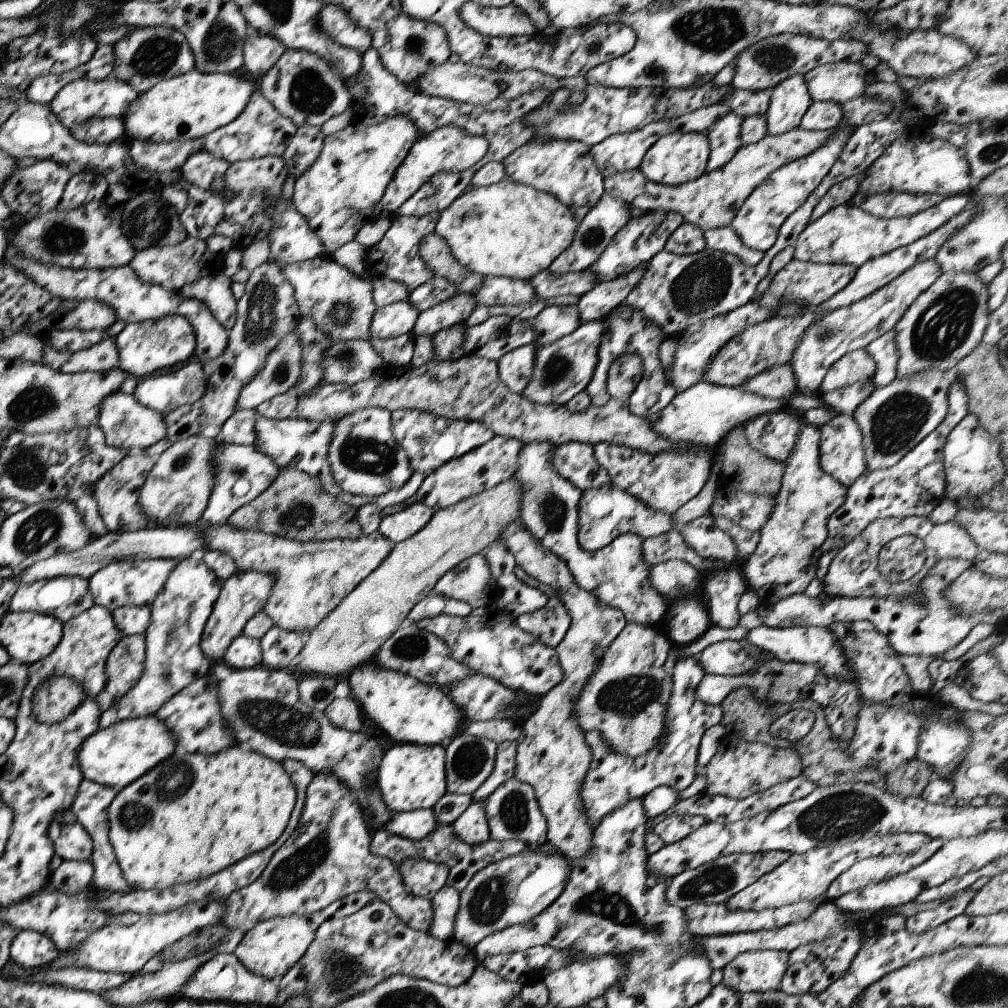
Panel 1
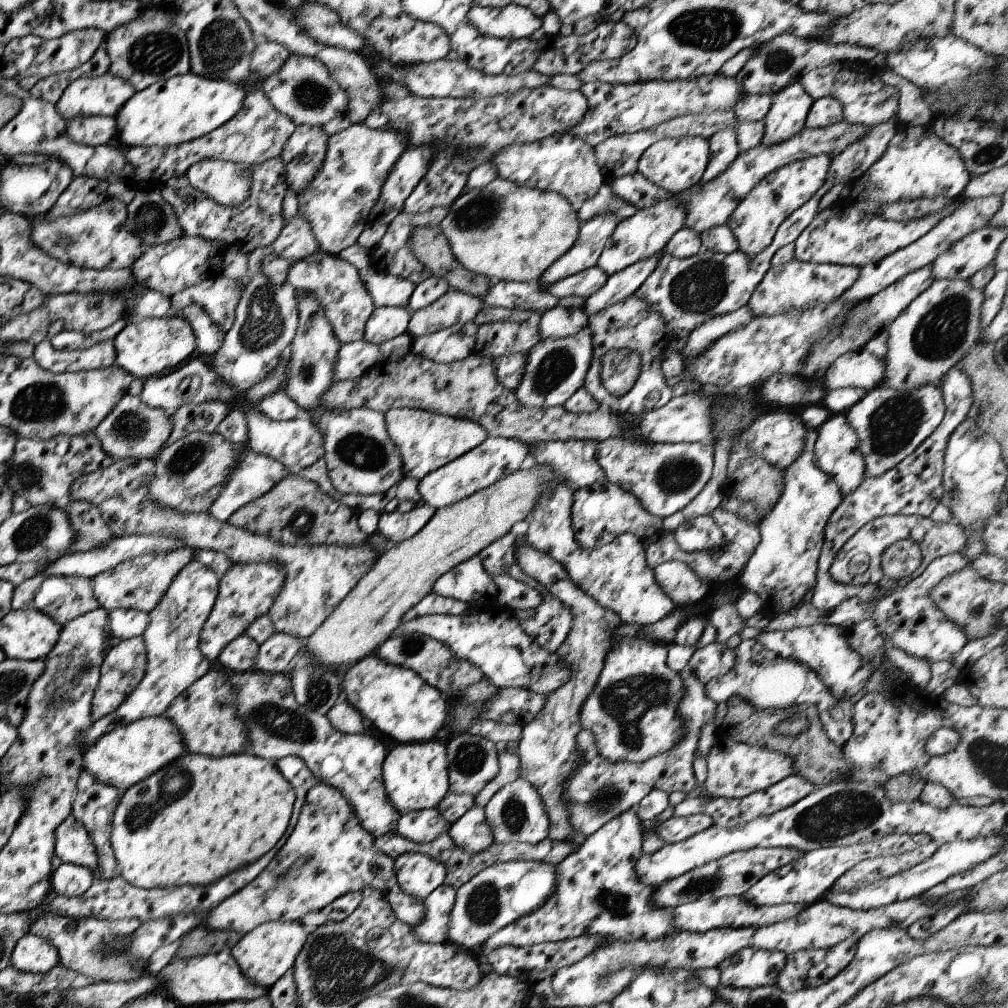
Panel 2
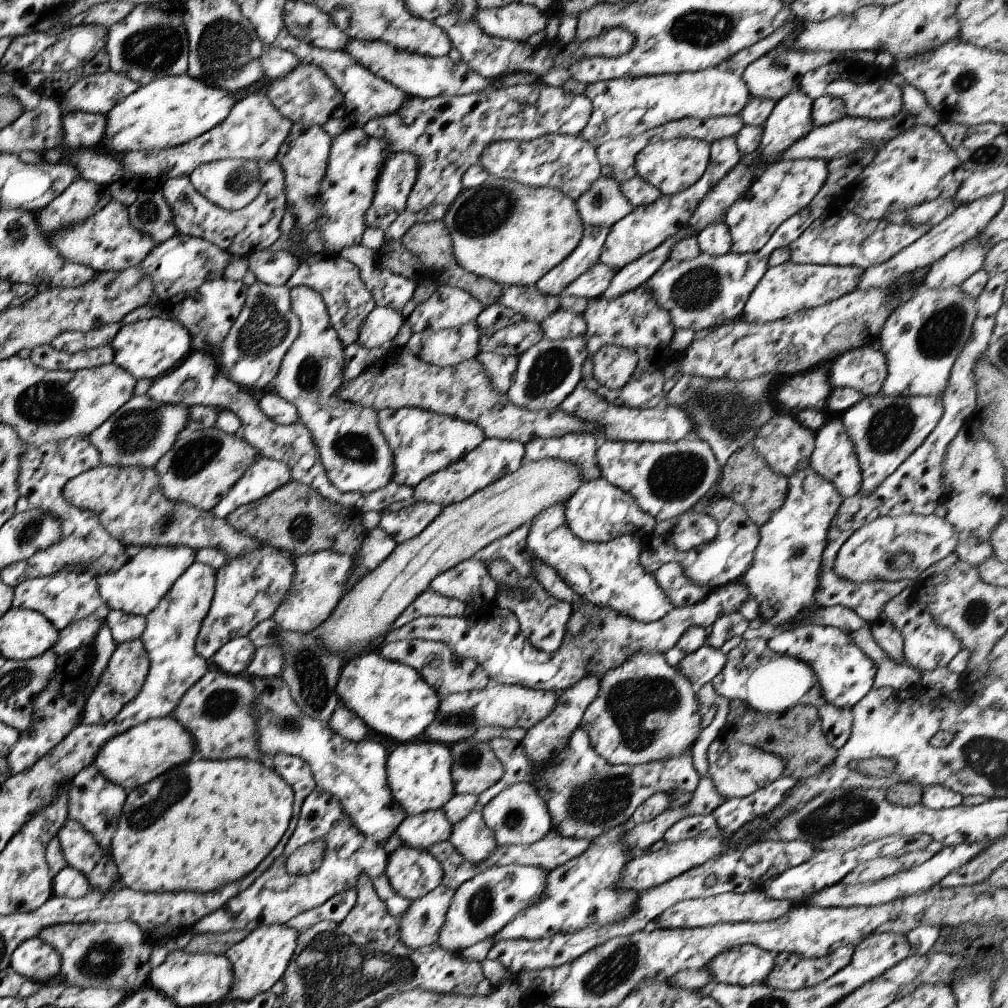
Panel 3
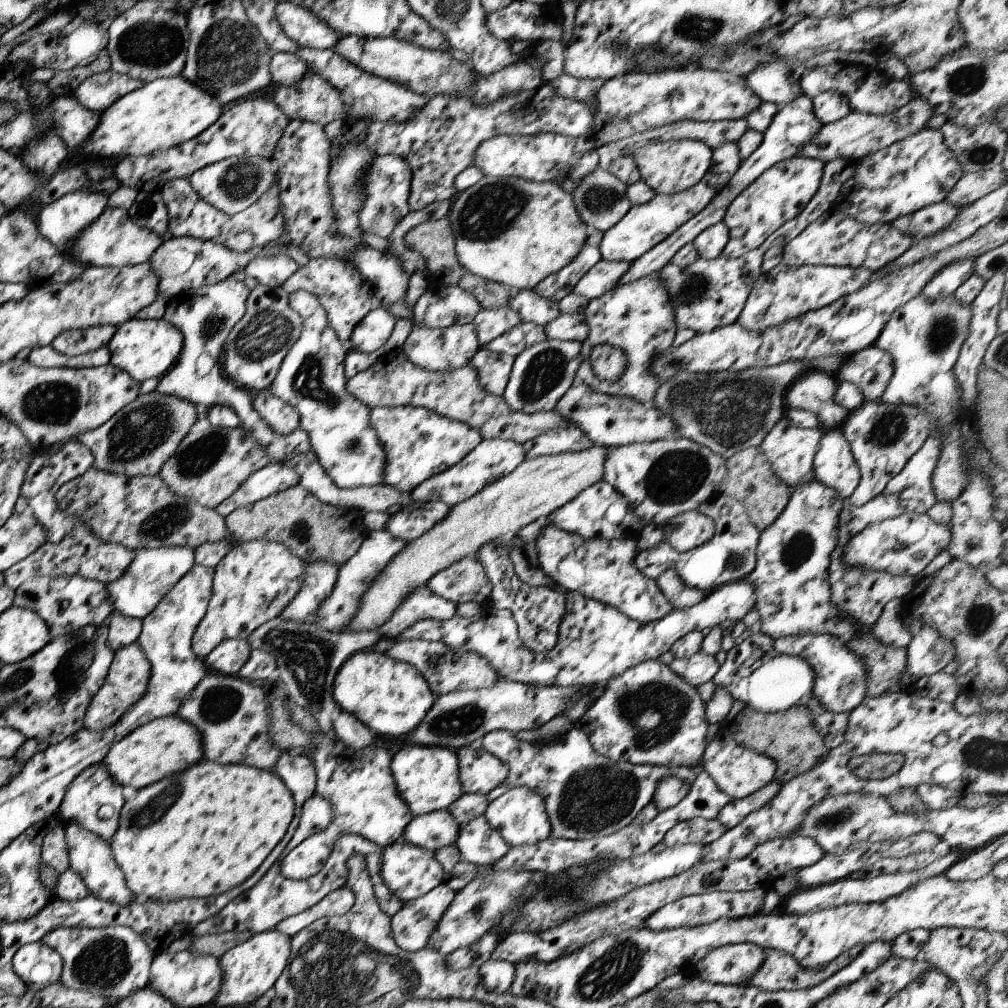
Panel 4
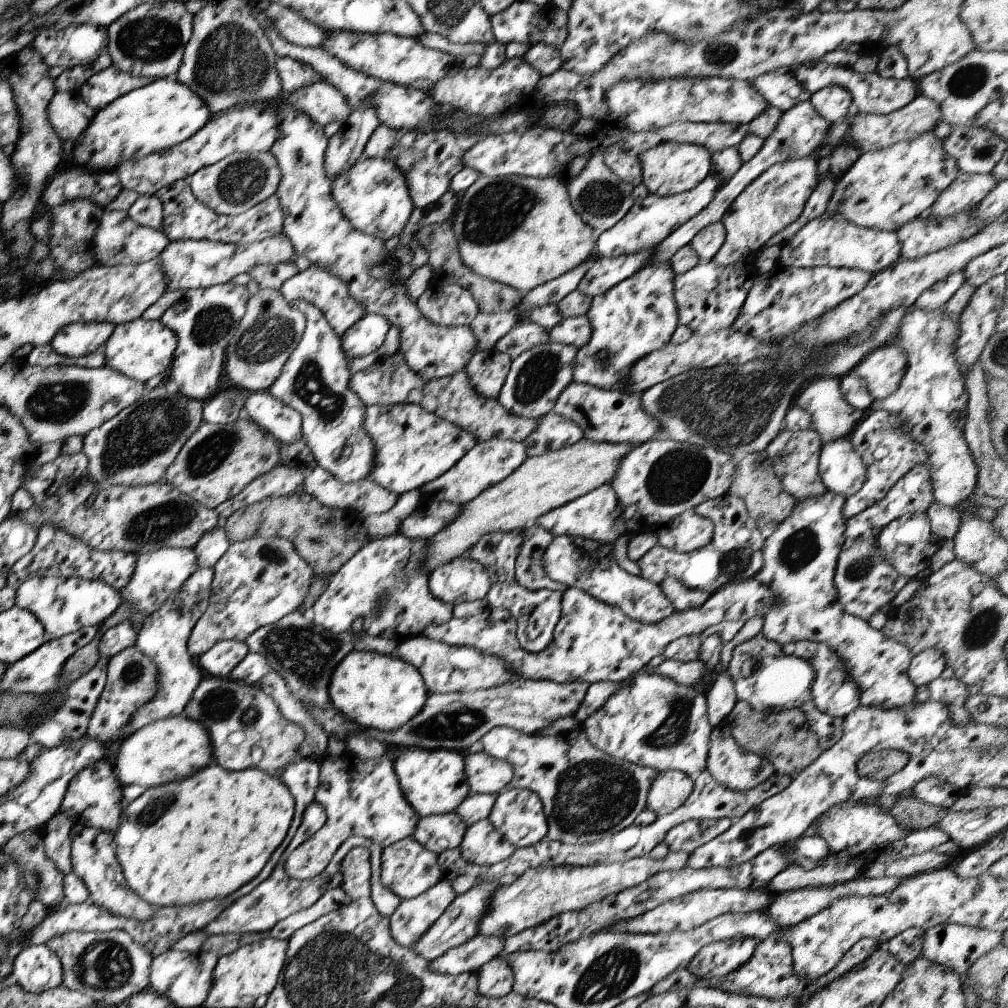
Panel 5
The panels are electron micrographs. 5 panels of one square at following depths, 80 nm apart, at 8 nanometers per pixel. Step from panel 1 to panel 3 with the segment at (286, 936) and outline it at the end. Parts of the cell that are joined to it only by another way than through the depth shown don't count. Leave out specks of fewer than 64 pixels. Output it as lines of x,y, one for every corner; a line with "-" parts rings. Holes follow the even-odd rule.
283,925
262,926
252,930
243,940
228,948
223,956
232,970
232,983
225,995
227,1001
248,1001
265,992
282,978
291,960
298,933

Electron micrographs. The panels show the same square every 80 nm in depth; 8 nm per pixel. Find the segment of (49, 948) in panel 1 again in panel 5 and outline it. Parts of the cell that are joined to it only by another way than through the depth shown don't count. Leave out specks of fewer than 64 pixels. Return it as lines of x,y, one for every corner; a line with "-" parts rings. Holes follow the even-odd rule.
27,945
12,962
12,971
7,980
18,984
28,993
42,993
62,984
62,968
56,954
47,948
47,945

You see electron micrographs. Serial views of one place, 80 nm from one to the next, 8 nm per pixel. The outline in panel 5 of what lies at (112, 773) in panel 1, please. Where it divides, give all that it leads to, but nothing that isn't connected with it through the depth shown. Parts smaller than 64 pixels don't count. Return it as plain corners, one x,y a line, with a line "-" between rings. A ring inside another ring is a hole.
181,714
143,725
123,738
111,766
121,786
138,784
148,789
187,778
211,763
212,744
207,729

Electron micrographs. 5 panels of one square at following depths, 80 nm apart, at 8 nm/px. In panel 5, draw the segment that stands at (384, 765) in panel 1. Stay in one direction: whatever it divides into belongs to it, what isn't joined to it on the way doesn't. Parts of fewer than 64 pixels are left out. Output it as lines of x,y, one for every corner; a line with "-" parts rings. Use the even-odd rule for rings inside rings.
411,747
403,750
392,763
405,800
420,817
454,811
470,794
464,773
464,753
455,750
423,750

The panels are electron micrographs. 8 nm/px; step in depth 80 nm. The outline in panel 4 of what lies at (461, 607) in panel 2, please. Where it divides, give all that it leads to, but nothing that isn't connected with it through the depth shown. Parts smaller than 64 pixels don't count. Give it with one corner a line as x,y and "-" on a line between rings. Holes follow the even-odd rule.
426,584
421,585
410,590
408,598
393,610
392,615
389,615
382,625
376,628
376,632
381,638
395,641
395,638
415,621
427,619
444,621
455,615
455,609
454,602
434,595

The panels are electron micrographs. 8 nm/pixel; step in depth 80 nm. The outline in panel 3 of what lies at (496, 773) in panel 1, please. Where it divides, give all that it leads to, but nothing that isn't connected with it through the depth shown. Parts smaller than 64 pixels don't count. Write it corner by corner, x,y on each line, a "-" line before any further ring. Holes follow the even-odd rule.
580,726
567,739
565,746
554,754
541,769
534,771
529,757
520,743
513,744
508,738
488,740
494,755
502,764
501,778
487,790
477,795
476,806
481,809
496,794
515,783
529,783
544,799
551,824
562,837
592,840
600,834
627,824
633,811
655,793
691,793
698,783
698,774
691,765
690,750
681,756
651,761
638,765
609,765
590,745
588,734

